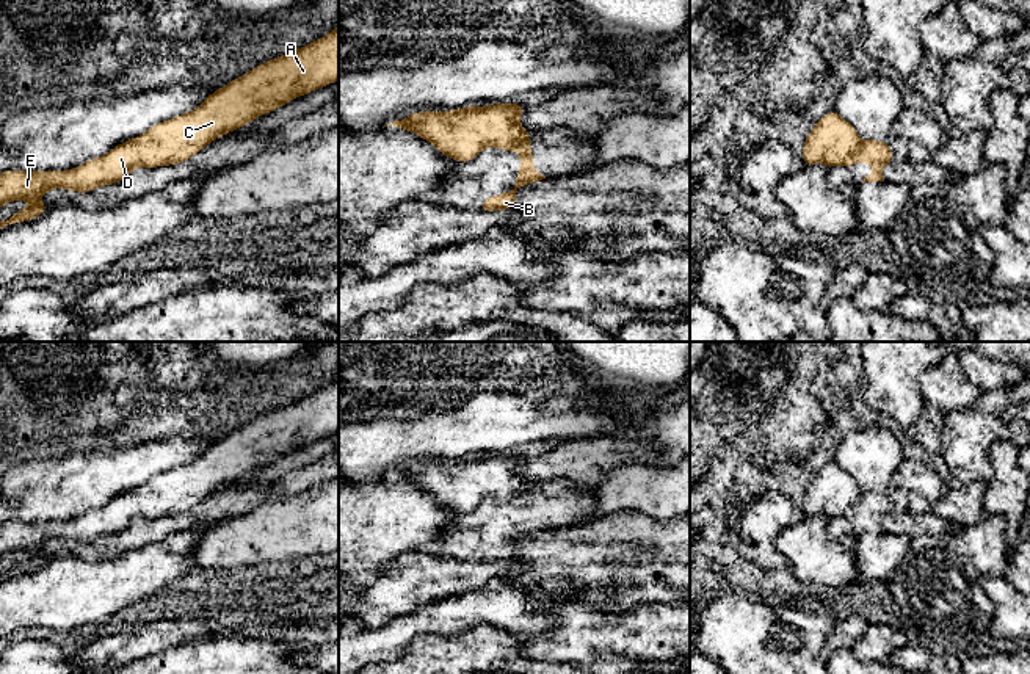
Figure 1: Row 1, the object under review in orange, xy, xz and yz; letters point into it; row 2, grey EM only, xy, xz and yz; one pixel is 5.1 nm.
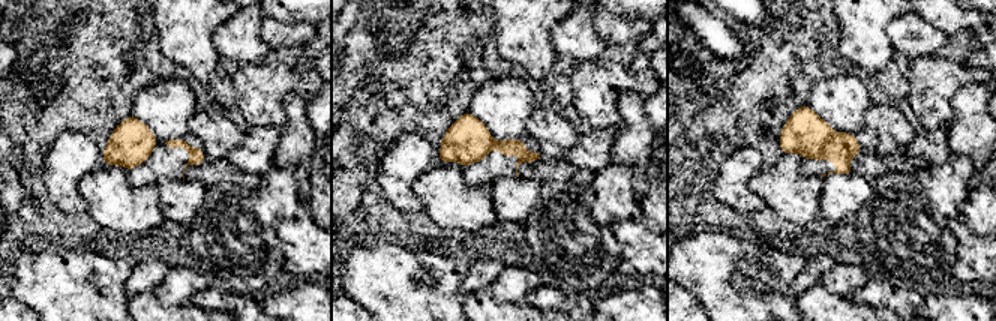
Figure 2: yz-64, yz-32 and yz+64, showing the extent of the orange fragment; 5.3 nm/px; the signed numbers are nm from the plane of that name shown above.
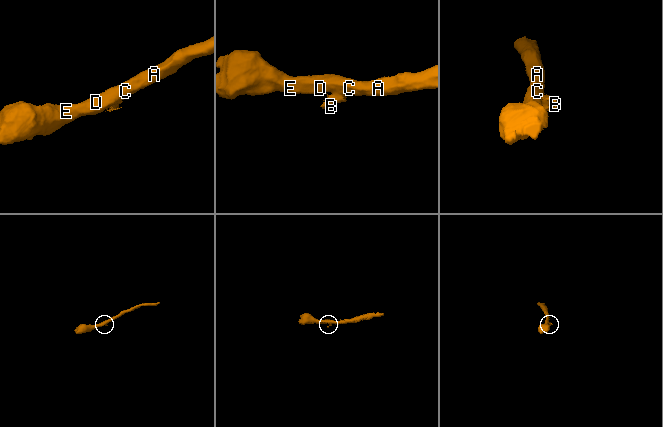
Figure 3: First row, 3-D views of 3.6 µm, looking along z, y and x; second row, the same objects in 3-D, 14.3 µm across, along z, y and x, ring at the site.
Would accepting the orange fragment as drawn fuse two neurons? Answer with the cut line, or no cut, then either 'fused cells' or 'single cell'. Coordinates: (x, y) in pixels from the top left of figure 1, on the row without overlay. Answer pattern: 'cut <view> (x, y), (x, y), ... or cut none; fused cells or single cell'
cut yz (863, 492), (842, 514); fused cells

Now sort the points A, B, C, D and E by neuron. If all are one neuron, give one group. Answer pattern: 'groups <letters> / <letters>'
groups A C D E / B

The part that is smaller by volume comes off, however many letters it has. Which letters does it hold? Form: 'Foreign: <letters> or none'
Foreign: B

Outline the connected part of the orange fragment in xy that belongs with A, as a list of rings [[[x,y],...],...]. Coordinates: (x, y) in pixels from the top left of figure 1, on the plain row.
[[[339,376],[326,387],[226,434],[198,459],[161,472],[77,519],[0,524],[0,558],[13,552],[33,553],[2,572],[0,582],[45,564],[49,560],[41,553],[41,547],[49,541],[88,544],[121,533],[136,519],[154,520],[166,514],[183,514],[216,489],[337,431]]]

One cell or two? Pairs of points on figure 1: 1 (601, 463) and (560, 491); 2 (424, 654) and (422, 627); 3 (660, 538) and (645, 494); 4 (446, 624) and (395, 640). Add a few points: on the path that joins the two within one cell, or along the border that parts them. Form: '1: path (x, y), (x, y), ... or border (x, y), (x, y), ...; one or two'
1: border (535, 483), (566, 480), (591, 488); two
2: border (460, 635), (419, 635), (402, 657); two
3: border (616, 513), (645, 513), (662, 519), (673, 518); two
4: path (433, 624), (408, 627); one

